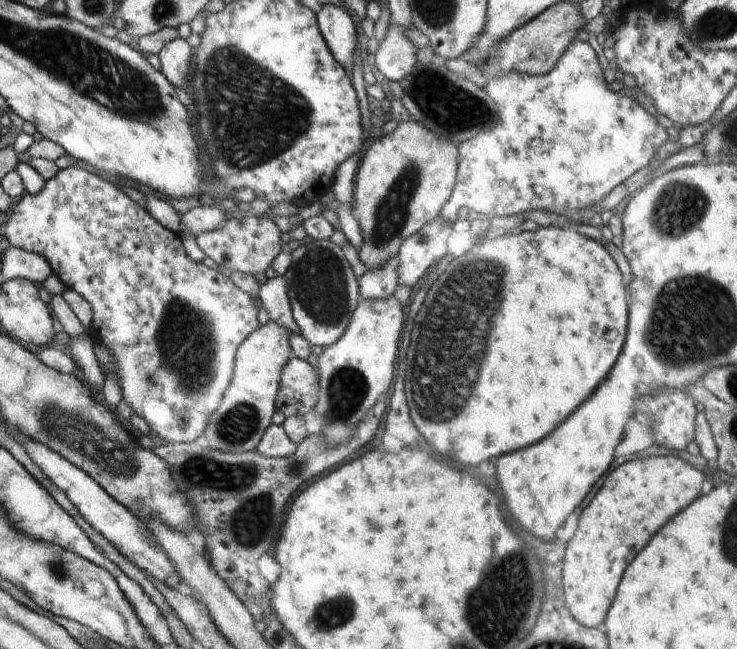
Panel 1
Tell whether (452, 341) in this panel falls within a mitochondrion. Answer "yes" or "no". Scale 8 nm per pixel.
yes

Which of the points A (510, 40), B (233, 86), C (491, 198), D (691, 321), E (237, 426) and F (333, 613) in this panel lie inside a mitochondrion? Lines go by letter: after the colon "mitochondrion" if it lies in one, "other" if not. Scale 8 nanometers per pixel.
A: other
B: mitochondrion
C: other
D: mitochondrion
E: mitochondrion
F: mitochondrion

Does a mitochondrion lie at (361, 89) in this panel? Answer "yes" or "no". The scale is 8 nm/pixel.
no

